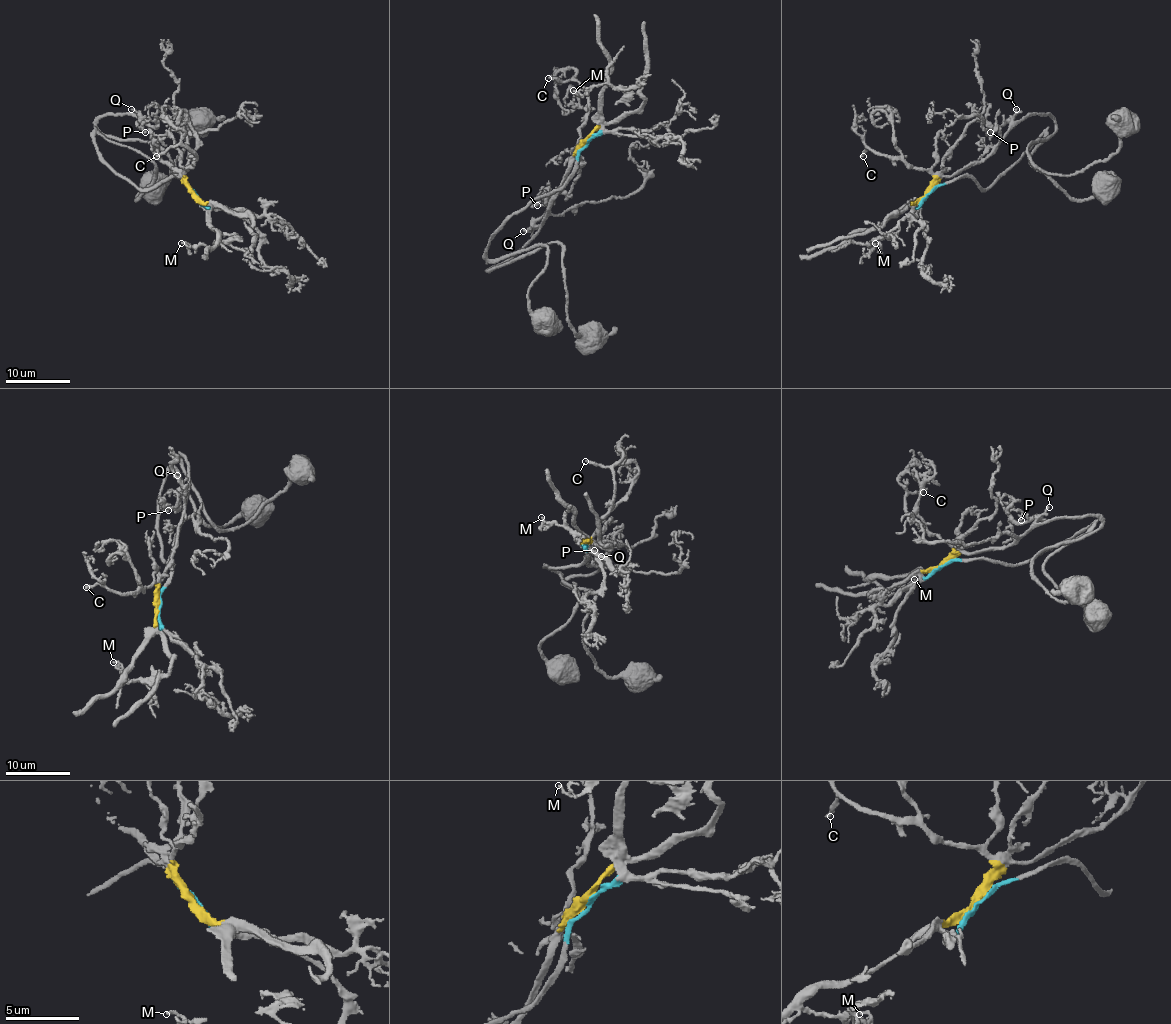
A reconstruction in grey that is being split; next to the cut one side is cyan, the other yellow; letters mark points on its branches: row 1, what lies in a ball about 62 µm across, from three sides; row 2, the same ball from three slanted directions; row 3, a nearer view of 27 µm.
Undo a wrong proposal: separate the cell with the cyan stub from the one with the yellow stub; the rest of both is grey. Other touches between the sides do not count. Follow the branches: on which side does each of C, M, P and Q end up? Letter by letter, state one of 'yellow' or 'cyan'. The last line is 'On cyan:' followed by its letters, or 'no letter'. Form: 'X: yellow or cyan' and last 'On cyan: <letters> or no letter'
C: yellow
M: cyan
P: yellow
Q: yellow
On cyan: M

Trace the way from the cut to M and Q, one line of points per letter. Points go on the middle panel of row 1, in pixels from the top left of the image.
M: (586, 142), (599, 131), (599, 98), (607, 82), (609, 66), (604, 84), (573, 90)
Q: (586, 142), (570, 158), (570, 168), (557, 196), (549, 204), (549, 213), (542, 223), (523, 231)

